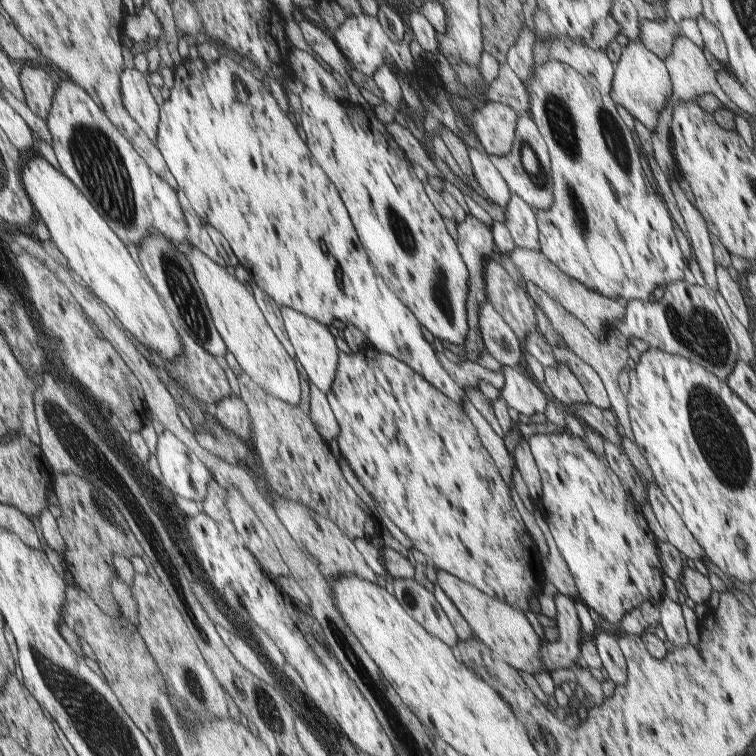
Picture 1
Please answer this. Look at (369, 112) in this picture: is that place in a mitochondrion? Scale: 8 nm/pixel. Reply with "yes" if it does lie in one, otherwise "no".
no

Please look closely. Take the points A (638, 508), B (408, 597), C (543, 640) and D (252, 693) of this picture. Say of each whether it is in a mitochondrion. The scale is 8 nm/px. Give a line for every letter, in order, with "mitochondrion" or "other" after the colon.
A: other
B: mitochondrion
C: other
D: mitochondrion

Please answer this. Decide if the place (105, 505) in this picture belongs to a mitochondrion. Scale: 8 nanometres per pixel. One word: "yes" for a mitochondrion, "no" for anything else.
yes

